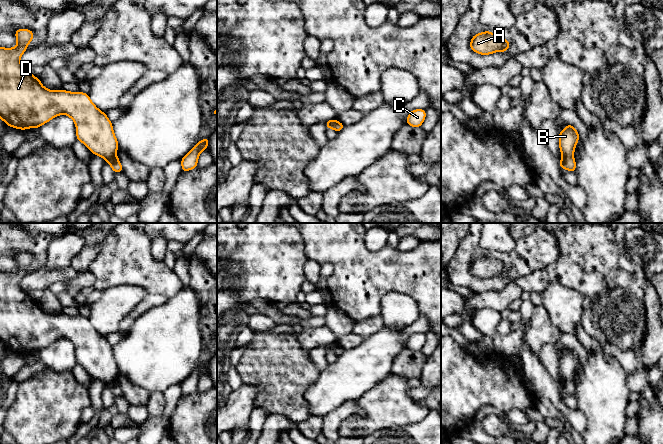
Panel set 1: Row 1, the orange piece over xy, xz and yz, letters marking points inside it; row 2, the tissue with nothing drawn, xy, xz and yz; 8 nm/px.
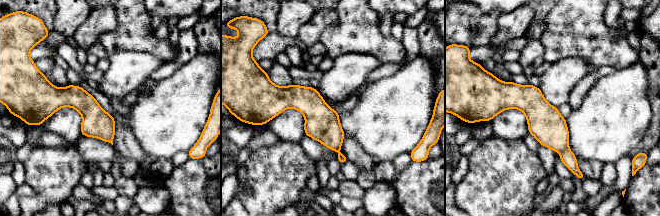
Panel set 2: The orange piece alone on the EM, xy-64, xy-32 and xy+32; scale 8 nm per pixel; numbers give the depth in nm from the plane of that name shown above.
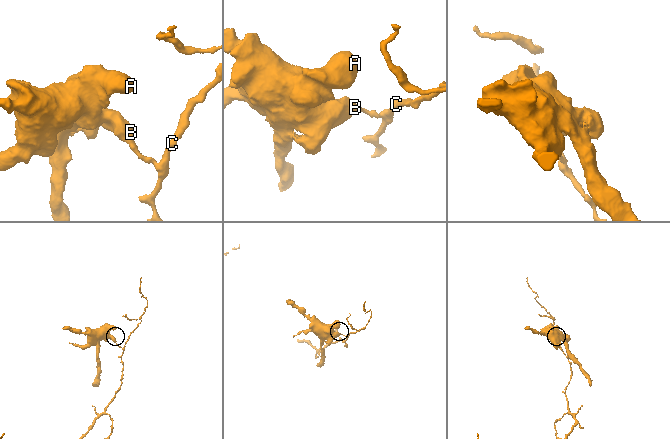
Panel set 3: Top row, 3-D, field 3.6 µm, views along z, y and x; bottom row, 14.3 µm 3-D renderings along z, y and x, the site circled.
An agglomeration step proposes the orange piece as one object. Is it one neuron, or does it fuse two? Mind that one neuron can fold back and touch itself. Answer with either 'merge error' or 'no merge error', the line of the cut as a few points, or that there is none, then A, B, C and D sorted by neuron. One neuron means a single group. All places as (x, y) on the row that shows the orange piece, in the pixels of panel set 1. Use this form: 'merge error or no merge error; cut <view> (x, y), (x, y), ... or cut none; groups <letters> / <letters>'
merge error; cut yz (572, 155), (562, 158); groups A B D / C

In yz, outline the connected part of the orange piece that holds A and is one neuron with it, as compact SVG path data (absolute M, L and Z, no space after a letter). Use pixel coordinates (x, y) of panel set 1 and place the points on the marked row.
M487 30L474 35L470 41L471 50L481 55L508 51L509 45L508 40Z

